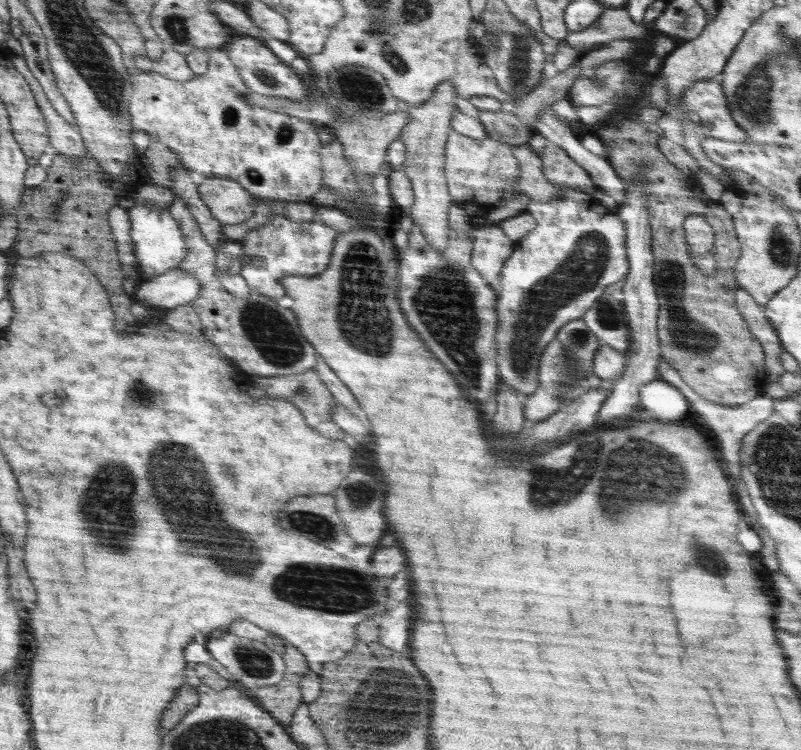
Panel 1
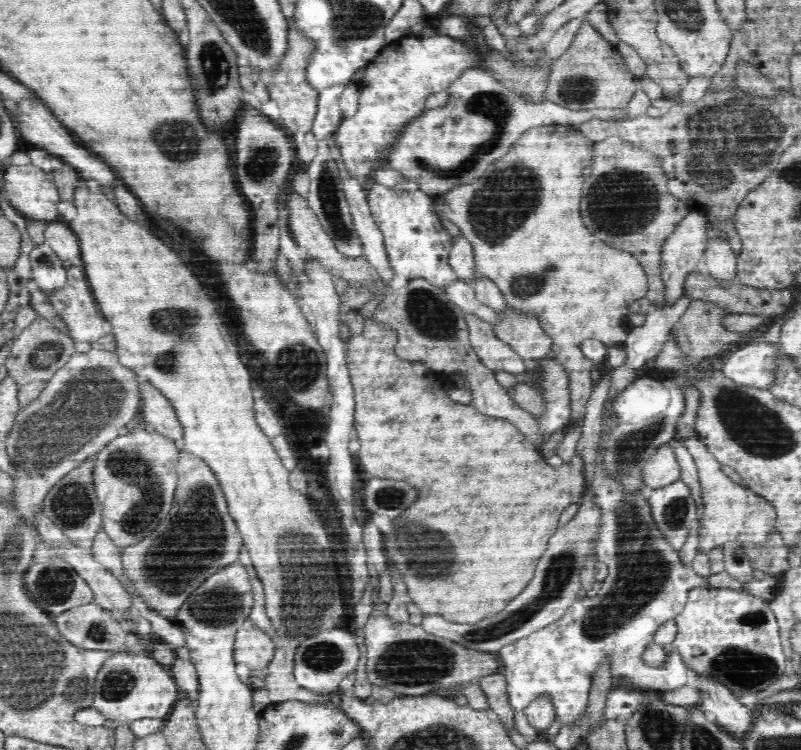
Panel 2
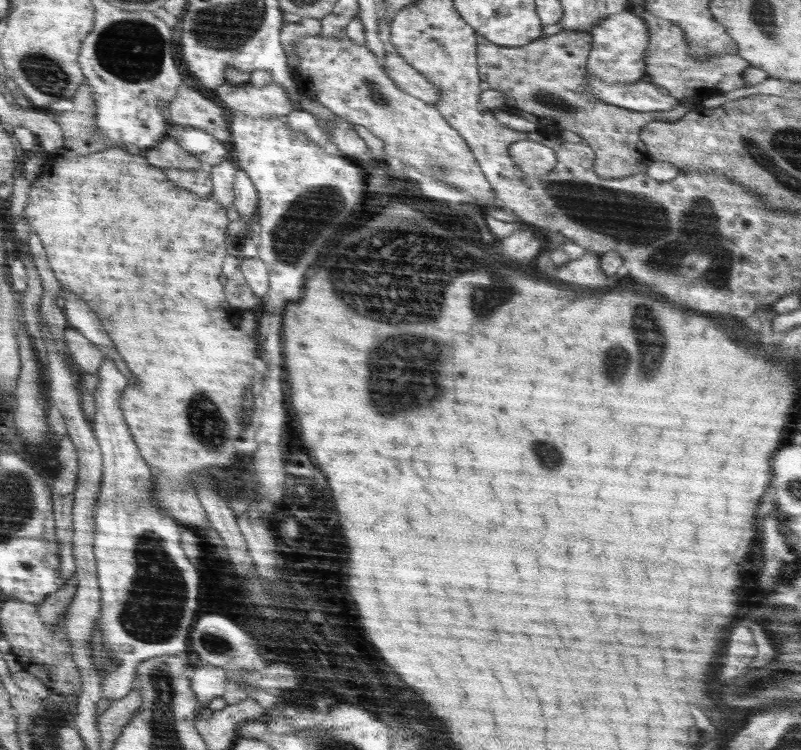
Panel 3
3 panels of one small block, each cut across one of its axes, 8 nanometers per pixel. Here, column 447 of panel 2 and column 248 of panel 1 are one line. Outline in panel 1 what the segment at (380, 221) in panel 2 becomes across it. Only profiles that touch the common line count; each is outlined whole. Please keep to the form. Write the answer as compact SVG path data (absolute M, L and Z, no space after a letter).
M274 213L268 223L264 221L260 227L248 231L242 240L238 240L246 262L241 264L239 274L251 290L267 297L280 298L285 294L280 284L282 276L312 276L320 274L328 266L336 235L338 232L323 222L298 222Z

